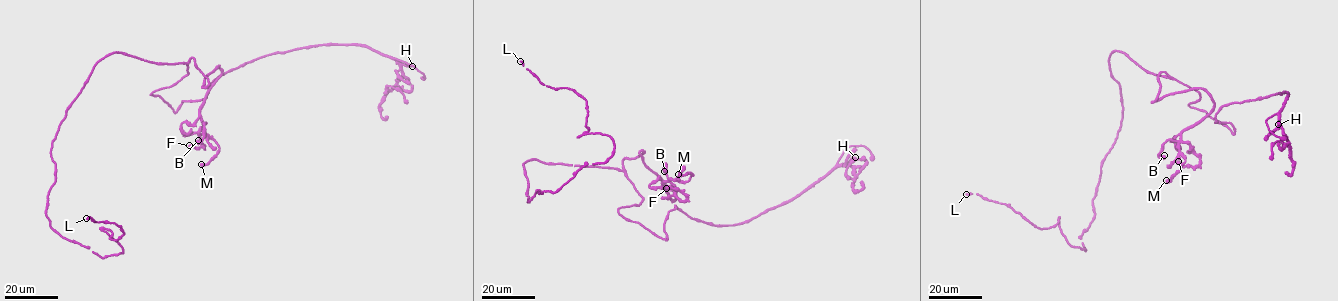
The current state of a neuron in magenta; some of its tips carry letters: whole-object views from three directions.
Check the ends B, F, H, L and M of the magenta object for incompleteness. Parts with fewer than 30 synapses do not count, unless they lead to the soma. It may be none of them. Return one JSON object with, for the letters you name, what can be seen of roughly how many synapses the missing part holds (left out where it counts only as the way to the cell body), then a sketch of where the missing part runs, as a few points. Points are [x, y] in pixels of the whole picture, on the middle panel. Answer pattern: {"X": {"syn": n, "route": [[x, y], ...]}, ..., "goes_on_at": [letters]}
{"goes_on_at": []}

